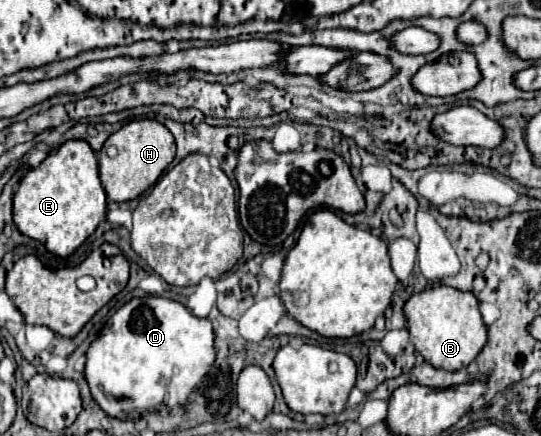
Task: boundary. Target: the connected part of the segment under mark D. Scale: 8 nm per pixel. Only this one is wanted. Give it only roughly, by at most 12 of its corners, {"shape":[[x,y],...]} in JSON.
{"shape":[[125,303],[87,351],[115,419],[185,405],[215,363],[209,319]]}

